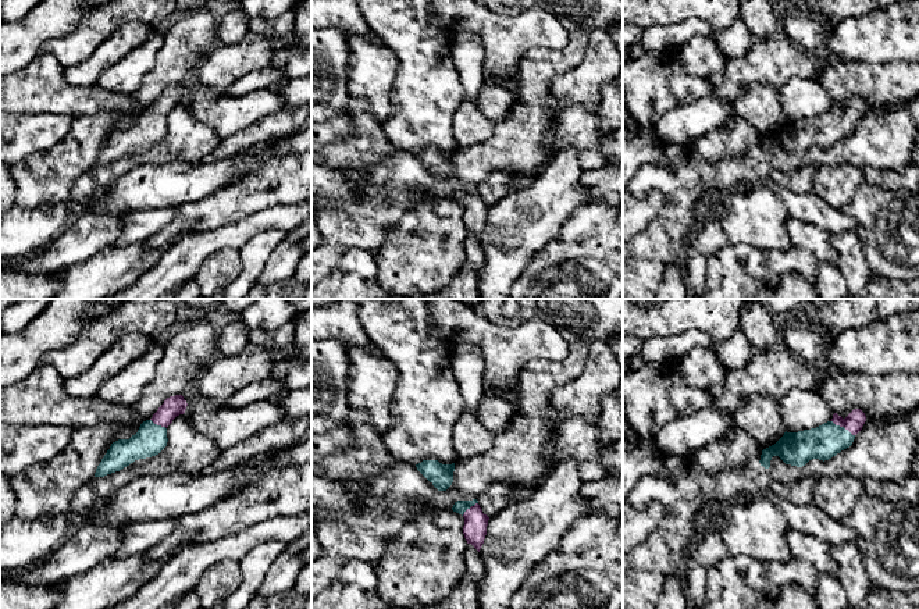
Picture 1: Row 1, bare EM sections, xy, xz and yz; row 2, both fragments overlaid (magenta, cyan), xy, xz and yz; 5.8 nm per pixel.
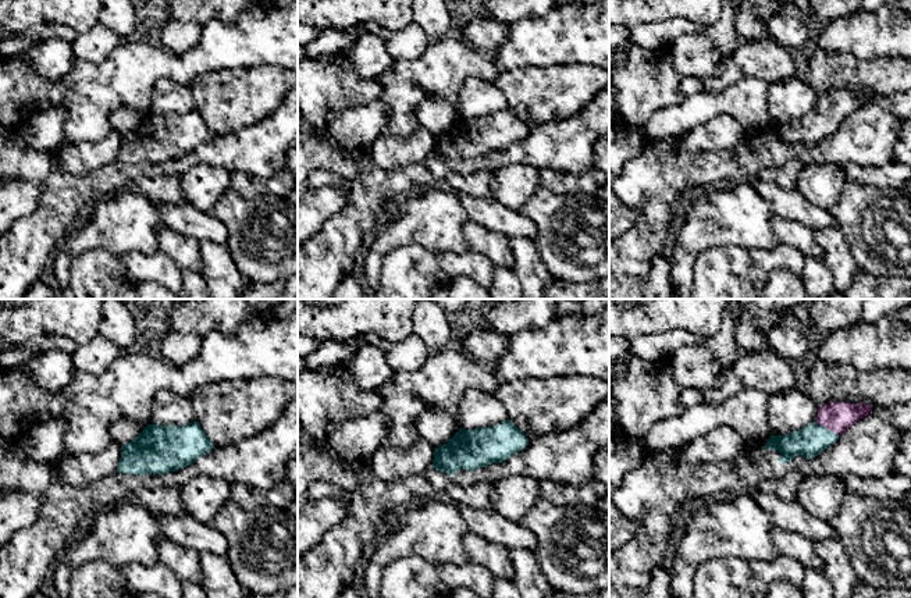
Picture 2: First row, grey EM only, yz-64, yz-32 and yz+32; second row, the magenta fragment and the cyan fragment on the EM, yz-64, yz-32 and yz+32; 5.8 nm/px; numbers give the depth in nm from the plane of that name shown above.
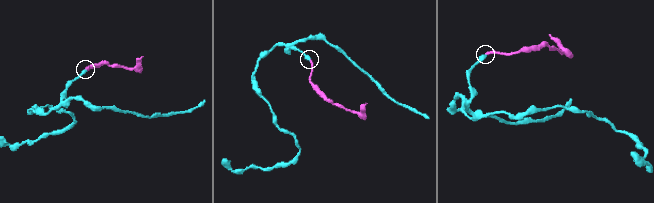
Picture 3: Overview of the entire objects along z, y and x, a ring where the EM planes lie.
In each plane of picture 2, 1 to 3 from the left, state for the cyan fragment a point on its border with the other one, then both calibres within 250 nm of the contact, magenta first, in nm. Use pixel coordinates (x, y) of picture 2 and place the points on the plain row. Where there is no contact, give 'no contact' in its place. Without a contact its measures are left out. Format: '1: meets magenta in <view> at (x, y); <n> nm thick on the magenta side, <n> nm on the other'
1: no contact
2: no contact
3: meets magenta in yz+32 at (826, 116); 180 nm thick on the magenta side, 180 nm on the other

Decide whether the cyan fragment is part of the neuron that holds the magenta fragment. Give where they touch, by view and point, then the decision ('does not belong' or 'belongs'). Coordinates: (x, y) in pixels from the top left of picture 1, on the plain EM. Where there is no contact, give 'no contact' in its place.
yz (843, 114) | belongs

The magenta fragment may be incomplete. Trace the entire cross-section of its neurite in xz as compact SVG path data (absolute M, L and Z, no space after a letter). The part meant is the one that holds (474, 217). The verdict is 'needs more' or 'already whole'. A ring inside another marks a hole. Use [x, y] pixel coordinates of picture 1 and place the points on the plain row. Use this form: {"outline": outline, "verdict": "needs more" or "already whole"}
{"outline": "M477 188L457 189L452 199L464 206L464 227L467 232L471 232L480 241L487 224L489 206L482 202Z", "verdict": "needs more"}

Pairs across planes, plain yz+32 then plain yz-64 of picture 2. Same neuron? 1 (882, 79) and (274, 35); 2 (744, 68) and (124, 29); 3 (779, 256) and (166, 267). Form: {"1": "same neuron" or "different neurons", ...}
{"1": "different neurons", "2": "different neurons", "3": "same neuron"}

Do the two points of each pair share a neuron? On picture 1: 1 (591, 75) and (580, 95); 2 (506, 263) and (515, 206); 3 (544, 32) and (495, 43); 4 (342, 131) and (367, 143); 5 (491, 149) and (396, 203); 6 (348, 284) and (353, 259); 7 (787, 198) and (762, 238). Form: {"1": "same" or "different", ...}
{"1": "same", "2": "same", "3": "same", "4": "different", "5": "same", "6": "same", "7": "different"}

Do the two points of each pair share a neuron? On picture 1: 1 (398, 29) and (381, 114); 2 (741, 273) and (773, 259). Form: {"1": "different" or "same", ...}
{"1": "different", "2": "different"}

